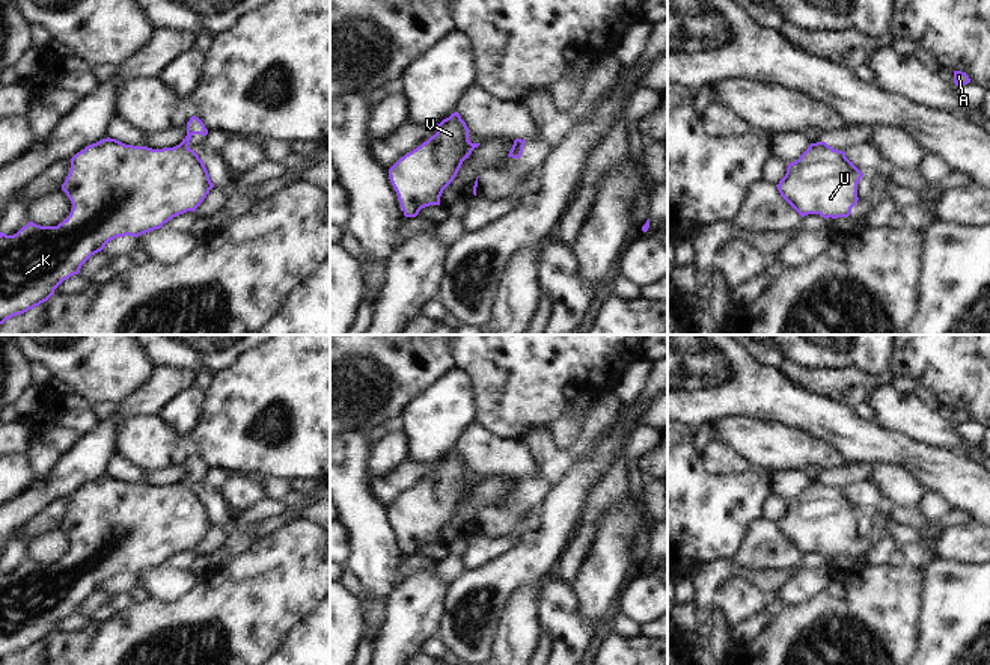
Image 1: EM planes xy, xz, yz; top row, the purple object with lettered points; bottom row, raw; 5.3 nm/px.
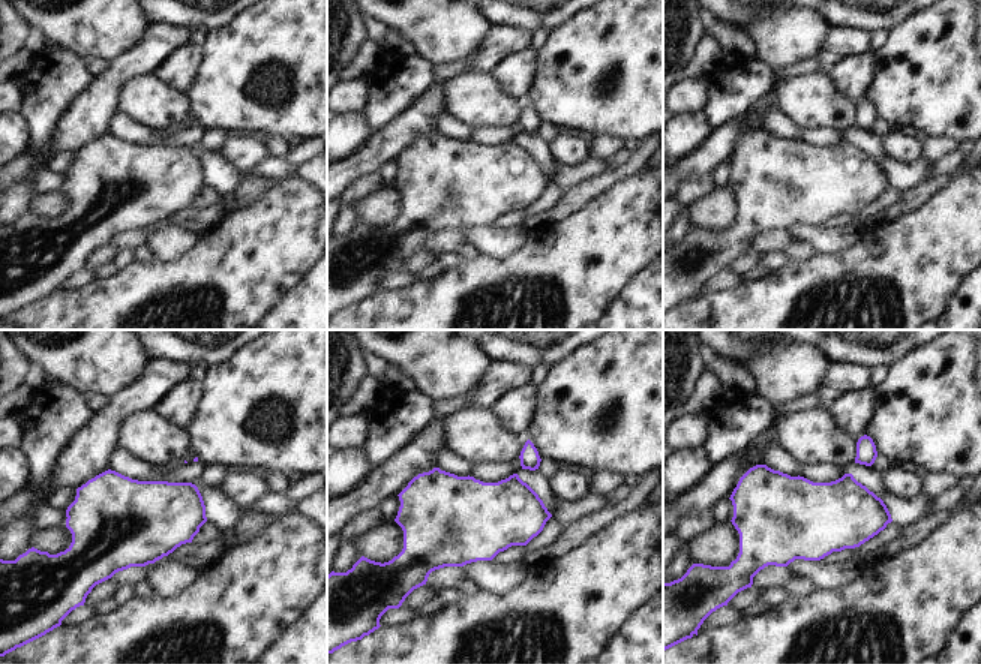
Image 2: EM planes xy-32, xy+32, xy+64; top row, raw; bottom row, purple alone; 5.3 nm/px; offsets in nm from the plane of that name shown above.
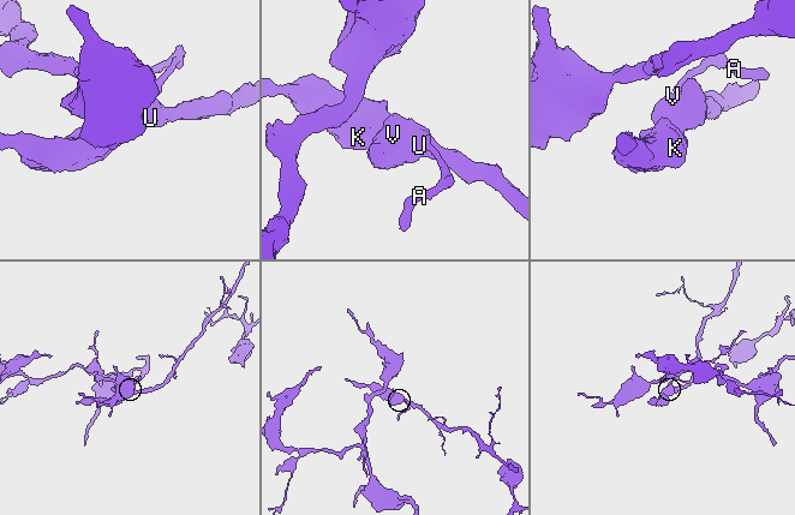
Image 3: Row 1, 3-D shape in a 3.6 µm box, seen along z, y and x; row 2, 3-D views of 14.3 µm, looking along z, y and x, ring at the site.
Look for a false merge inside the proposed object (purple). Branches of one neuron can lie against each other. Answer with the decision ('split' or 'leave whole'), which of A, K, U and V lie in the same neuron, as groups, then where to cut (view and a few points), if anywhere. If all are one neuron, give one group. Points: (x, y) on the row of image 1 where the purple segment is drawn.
split; groups A / K U V; cut xy (181, 142), (187, 147)

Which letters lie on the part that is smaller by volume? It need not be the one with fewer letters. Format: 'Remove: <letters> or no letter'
Remove: A

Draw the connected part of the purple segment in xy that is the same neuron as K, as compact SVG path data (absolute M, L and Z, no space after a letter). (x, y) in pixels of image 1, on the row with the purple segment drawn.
M102 139L71 158L62 184L72 204L69 216L57 226L29 222L17 234L0 232L0 324L47 302L66 279L118 237L139 237L187 211L196 211L214 184L199 155L179 143L152 149Z

